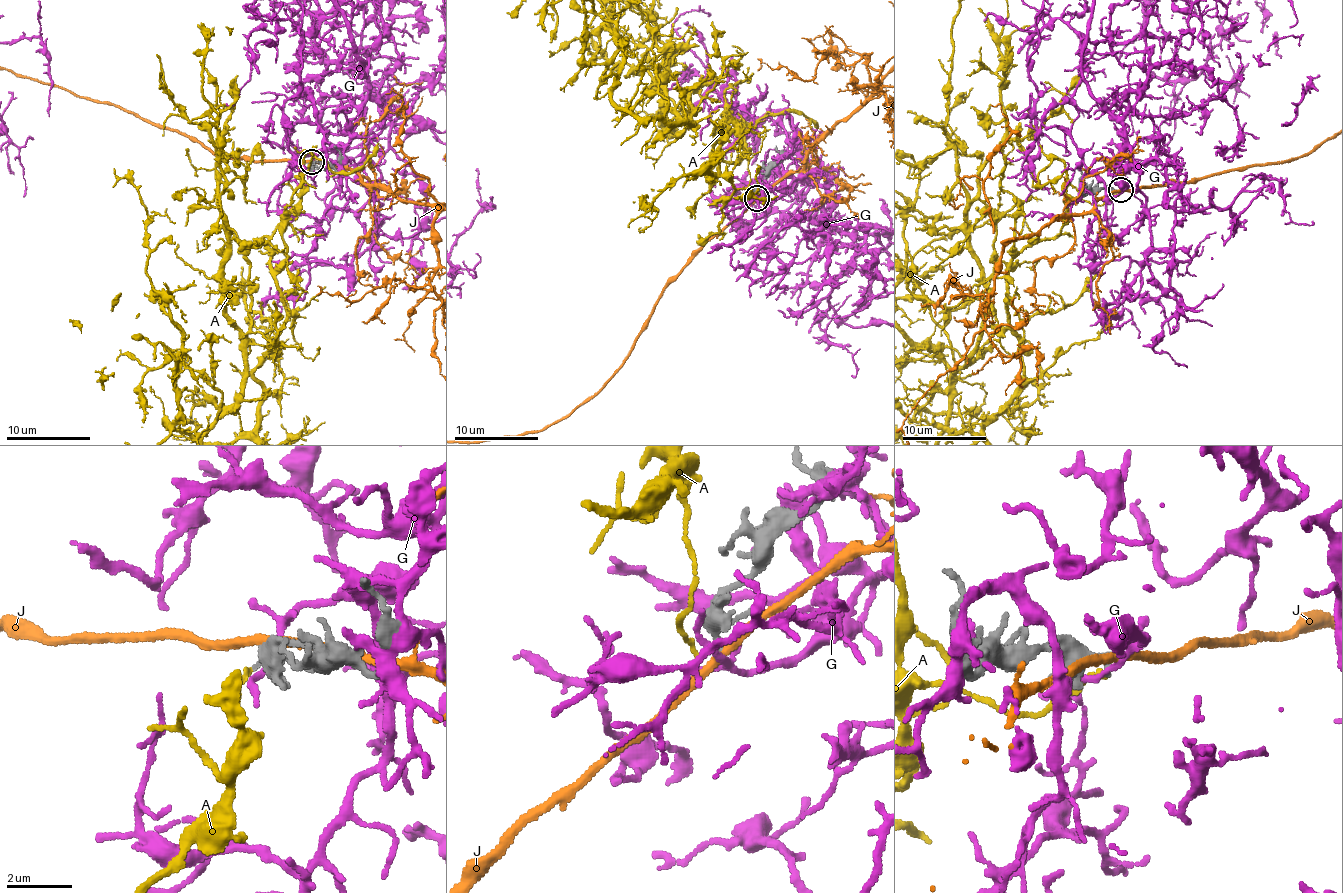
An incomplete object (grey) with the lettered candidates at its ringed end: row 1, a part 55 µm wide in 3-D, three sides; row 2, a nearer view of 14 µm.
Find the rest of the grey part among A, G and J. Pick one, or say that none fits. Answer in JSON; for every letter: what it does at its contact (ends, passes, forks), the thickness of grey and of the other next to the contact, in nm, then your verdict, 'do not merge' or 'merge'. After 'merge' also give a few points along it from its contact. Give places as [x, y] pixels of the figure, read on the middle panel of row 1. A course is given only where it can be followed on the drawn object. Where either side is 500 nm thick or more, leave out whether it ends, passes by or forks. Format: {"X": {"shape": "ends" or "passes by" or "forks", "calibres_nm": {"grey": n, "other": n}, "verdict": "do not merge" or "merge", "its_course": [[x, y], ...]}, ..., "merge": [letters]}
{"A": {"shape": "ends", "calibres_nm": {"grey": 130, "other": 140}, "verdict": "do not merge"}, "G": {"shape": "passes by", "calibres_nm": {"grey": 200, "other": 170}, "verdict": "do not merge"}, "J": {"shape": "passes by", "calibres_nm": {"grey": 280, "other": 280}, "verdict": "do not merge"}, "merge": []}

